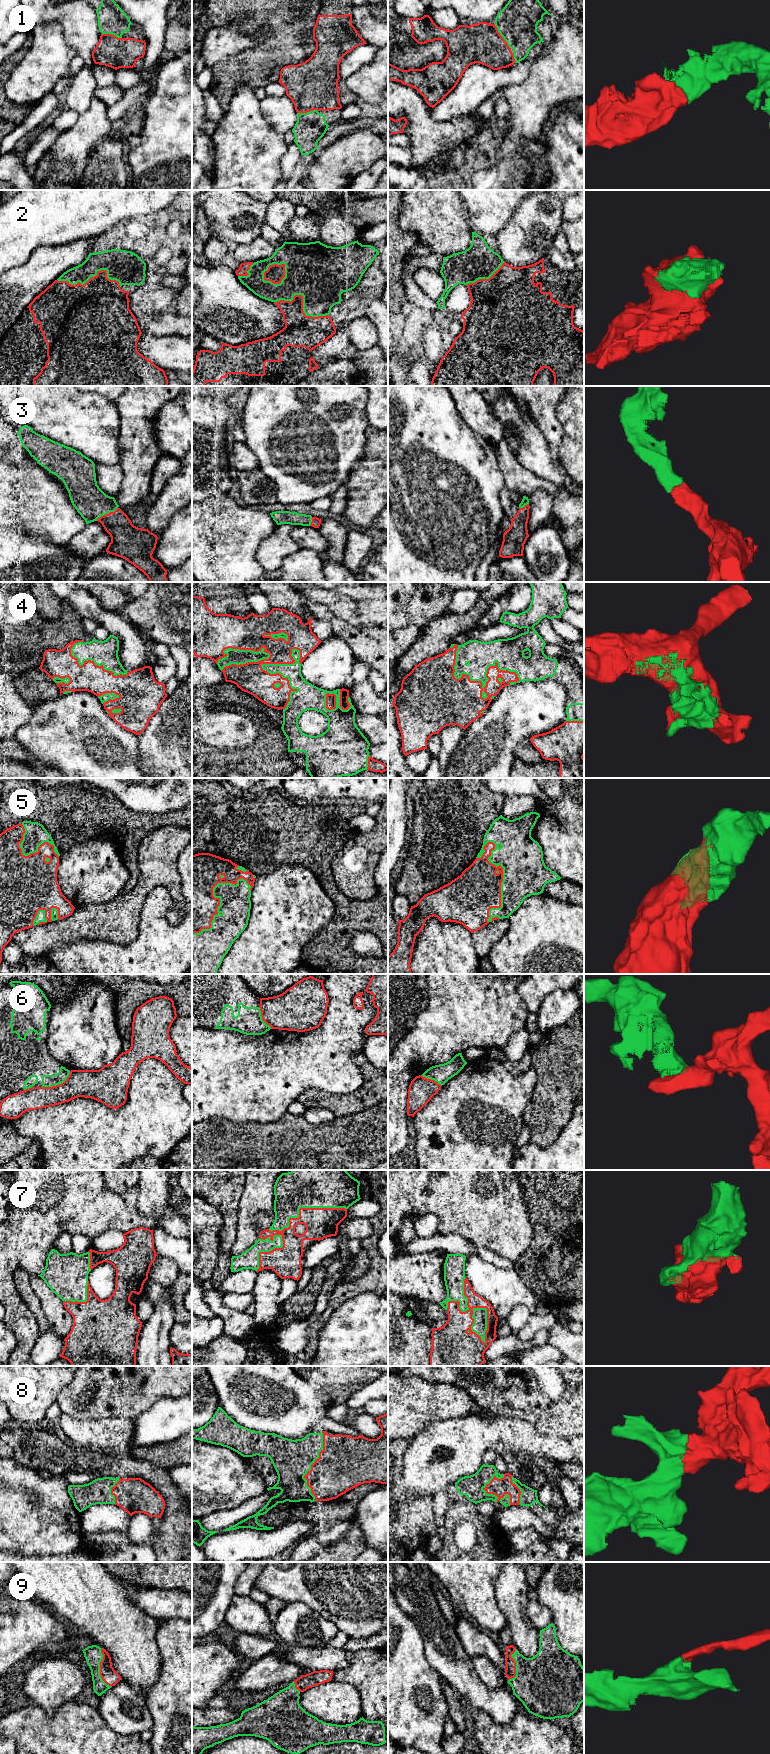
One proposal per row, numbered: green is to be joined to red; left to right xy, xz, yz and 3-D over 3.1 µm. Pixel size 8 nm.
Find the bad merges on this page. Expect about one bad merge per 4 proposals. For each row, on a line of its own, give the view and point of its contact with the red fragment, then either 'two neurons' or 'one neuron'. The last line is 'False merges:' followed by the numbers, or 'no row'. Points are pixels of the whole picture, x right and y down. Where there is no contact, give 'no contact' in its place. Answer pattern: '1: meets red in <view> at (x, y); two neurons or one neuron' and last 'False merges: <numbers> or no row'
1: meets red in yz at (501, 36); one neuron
2: meets red in xy at (93, 277); one neuron
3: meets red in xy at (106, 514); one neuron
4: meets red in yz at (481, 684); one neuron
5: meets red in yz at (501, 882); one neuron
6: meets red in xy at (57, 1085); two neurons
7: meets red in xz at (301, 1208); one neuron
8: meets red in xz at (311, 1466); one neuron
9: meets red in xy at (100, 1668); one neuron
False merges: 6

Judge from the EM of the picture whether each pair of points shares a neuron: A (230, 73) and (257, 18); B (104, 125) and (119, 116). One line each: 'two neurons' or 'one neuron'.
A: one neuron
B: two neurons

